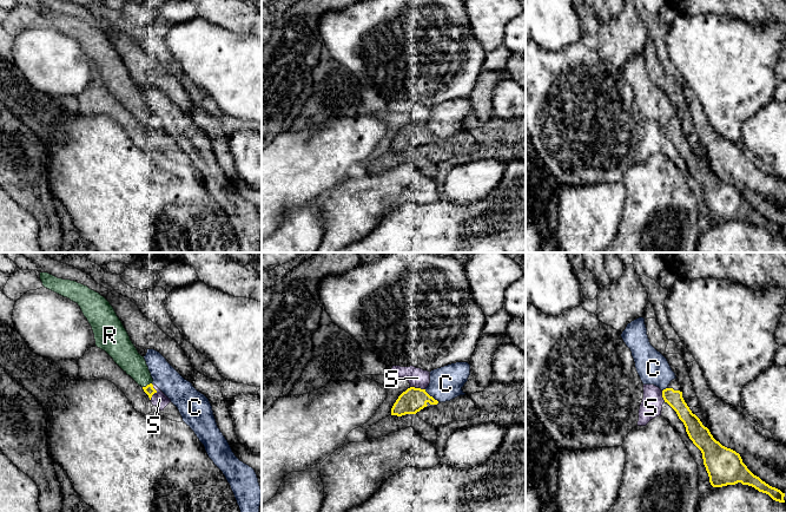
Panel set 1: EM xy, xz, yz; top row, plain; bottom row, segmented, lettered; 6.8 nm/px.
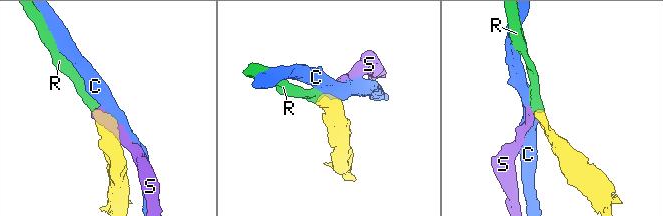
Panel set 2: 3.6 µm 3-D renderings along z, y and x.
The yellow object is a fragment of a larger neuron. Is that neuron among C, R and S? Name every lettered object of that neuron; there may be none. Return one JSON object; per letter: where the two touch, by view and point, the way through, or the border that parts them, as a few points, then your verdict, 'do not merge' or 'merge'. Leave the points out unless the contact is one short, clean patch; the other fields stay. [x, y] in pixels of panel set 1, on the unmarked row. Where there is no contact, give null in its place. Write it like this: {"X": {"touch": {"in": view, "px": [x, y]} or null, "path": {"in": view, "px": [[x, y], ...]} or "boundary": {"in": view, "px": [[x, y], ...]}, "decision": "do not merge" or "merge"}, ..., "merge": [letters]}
{"C": {"touch": {"in": "xz", "px": [431, 132]}, "boundary": {"in": "xz", "px": [[424, 125], [437, 137]]}, "decision": "do not merge"}, "R": {"touch": {"in": "xy", "px": [147, 120]}, "decision": "merge"}, "S": {"touch": {"in": "xy", "px": [156, 128]}, "decision": "do not merge"}, "merge": ["R"]}

